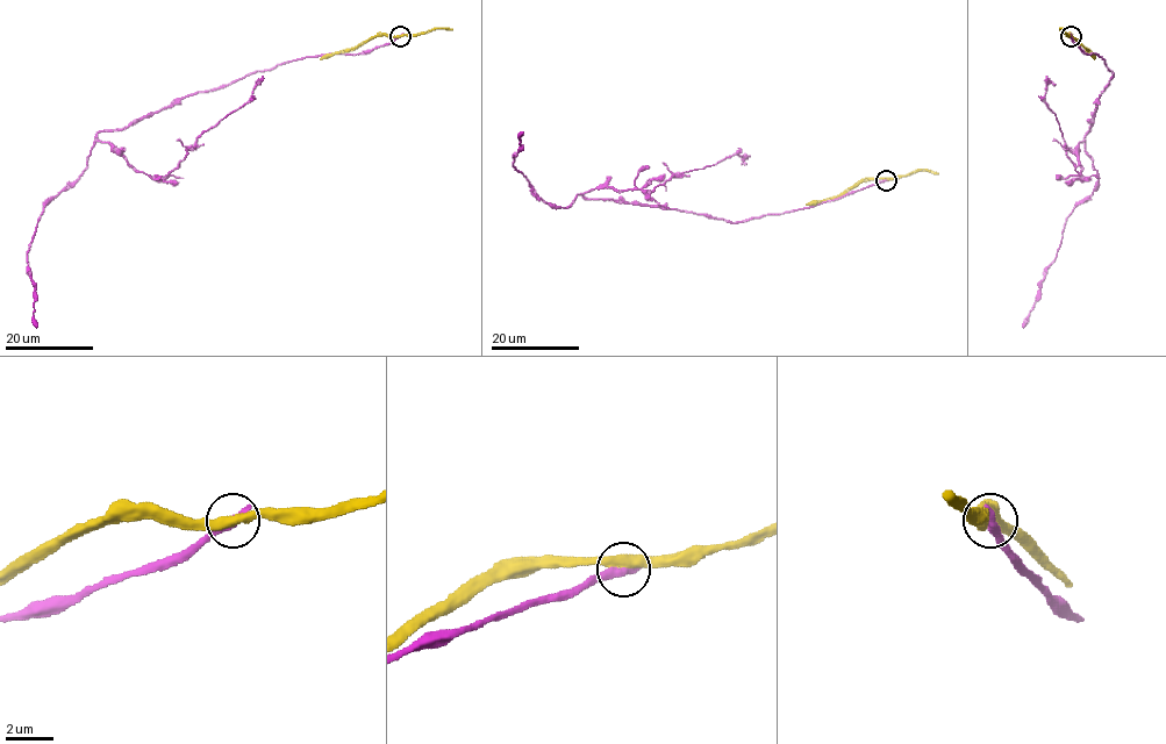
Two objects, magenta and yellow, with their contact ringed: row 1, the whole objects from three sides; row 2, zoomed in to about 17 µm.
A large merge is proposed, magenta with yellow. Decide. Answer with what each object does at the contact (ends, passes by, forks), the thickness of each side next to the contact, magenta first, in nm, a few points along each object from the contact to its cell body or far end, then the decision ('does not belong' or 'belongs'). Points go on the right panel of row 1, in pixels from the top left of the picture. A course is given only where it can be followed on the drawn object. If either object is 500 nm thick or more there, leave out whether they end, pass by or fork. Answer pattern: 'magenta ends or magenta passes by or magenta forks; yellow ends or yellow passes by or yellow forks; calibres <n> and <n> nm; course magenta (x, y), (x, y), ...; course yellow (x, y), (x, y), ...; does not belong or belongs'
magenta ends; yellow passes by; calibres 440 and 440 nm; course magenta (1070, 36), (1113, 73), (1085, 137), (1097, 185), (1067, 219), (1023, 328); course yellow (1070, 36), (1094, 59); does not belong

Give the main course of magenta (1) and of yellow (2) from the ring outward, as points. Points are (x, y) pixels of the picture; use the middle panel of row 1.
1: (886, 179), (815, 205), (734, 222), (582, 194), (565, 208), (551, 207), (513, 166), (522, 133)
2: (886, 179), (862, 179), (836, 197), (806, 204)

